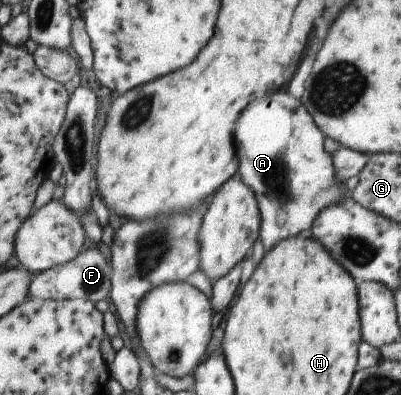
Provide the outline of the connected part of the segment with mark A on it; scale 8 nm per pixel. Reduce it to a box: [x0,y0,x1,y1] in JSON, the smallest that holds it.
[237,93,349,252]

